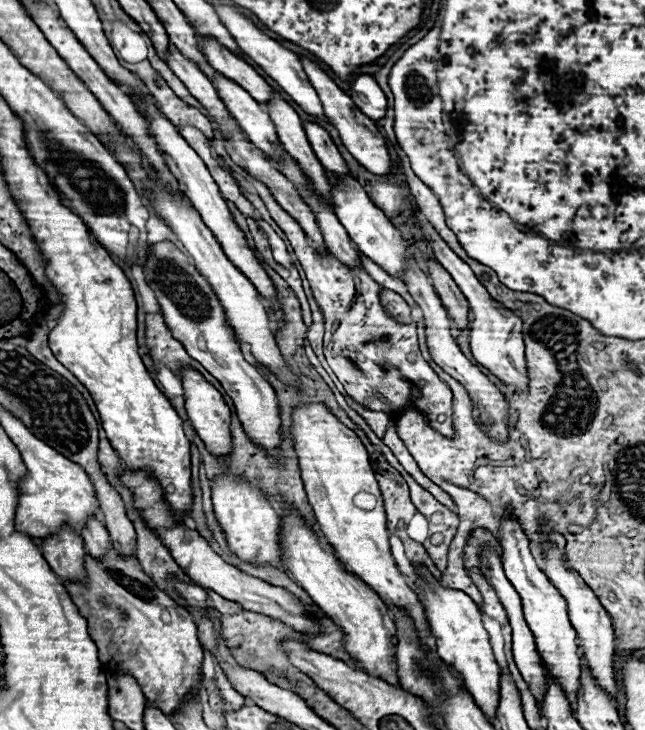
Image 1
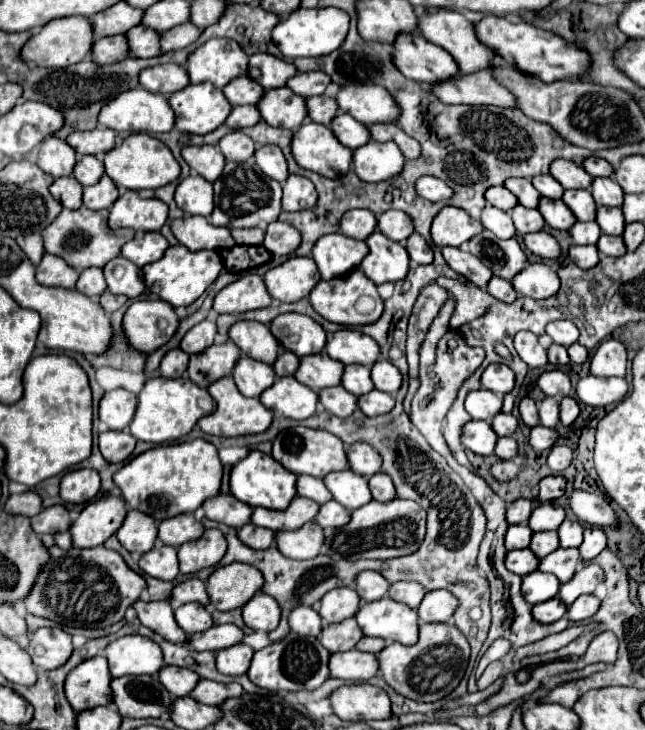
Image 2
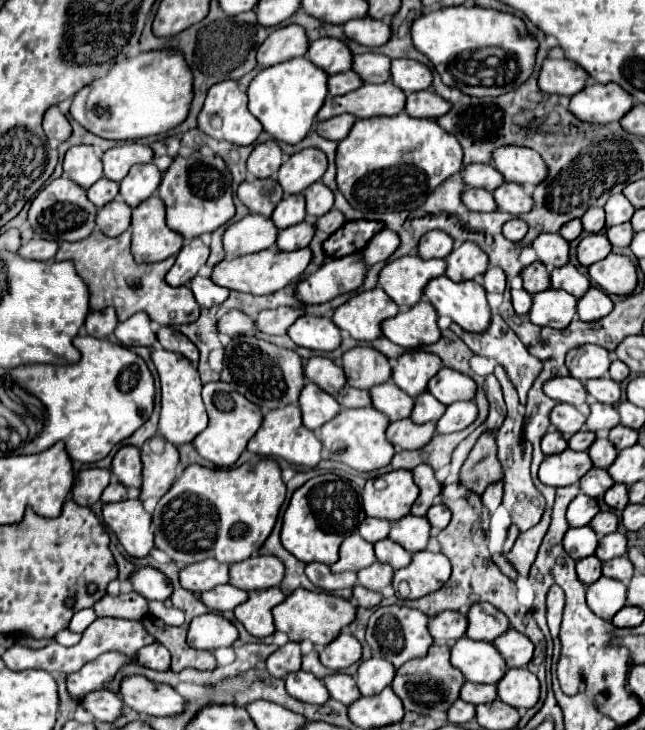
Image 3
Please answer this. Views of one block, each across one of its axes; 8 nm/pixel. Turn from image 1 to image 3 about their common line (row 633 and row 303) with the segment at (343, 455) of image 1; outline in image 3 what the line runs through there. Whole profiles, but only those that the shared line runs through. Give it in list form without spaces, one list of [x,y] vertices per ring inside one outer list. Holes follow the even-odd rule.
[[[418,302],[416,306],[398,312],[398,316],[384,320],[382,334],[402,348],[422,348],[440,338],[436,320],[434,306],[430,302]]]

